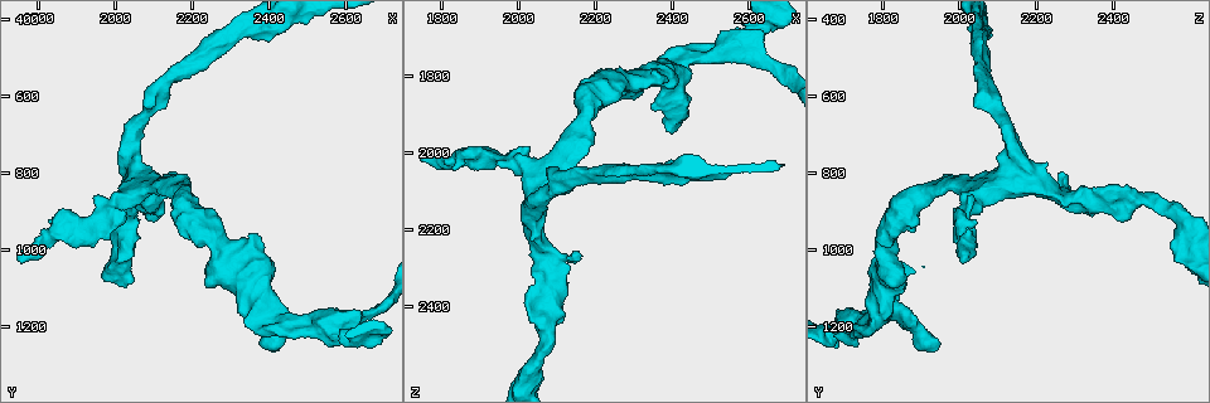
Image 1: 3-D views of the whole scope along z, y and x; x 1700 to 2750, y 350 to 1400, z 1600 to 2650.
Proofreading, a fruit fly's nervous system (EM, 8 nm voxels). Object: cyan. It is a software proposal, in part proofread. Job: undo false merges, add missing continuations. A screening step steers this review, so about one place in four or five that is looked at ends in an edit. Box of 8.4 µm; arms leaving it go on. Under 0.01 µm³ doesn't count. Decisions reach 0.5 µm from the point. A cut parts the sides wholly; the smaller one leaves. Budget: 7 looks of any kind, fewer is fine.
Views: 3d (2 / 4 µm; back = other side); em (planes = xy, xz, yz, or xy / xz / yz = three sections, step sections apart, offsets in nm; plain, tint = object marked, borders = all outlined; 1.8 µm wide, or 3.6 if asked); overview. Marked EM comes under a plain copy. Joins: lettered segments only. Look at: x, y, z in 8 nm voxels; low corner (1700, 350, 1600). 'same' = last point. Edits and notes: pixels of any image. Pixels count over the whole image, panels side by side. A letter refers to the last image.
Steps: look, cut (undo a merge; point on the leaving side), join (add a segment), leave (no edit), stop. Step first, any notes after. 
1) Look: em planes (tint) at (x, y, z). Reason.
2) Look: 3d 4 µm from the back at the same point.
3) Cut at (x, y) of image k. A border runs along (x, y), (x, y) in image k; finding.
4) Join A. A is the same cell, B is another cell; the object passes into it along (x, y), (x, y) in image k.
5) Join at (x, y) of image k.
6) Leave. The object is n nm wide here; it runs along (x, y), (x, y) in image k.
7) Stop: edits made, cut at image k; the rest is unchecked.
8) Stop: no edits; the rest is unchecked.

Look: 3d 2 µm at (1860, 895, 1995). An open end.

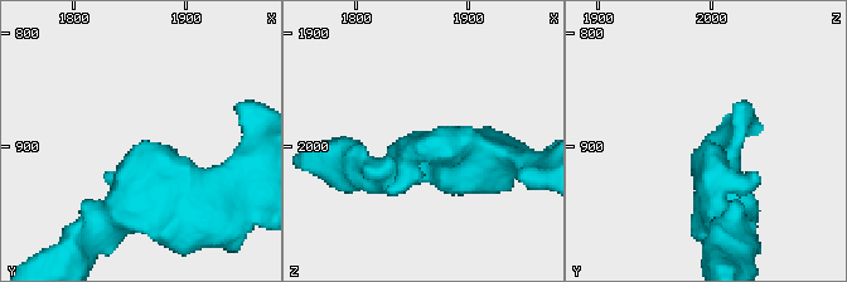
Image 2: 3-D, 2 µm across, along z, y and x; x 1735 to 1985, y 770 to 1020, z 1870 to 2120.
Look: em xz step 8 (borders) at (1856, 900, 1992). The arms are 220, 320 nm wide.

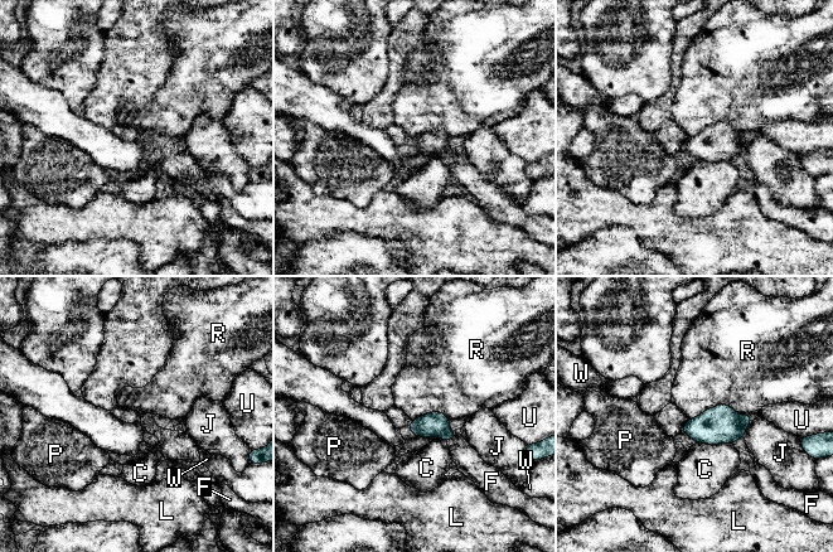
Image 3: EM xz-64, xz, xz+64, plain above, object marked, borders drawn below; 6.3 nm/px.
Look: em planes (borders) at the same point.

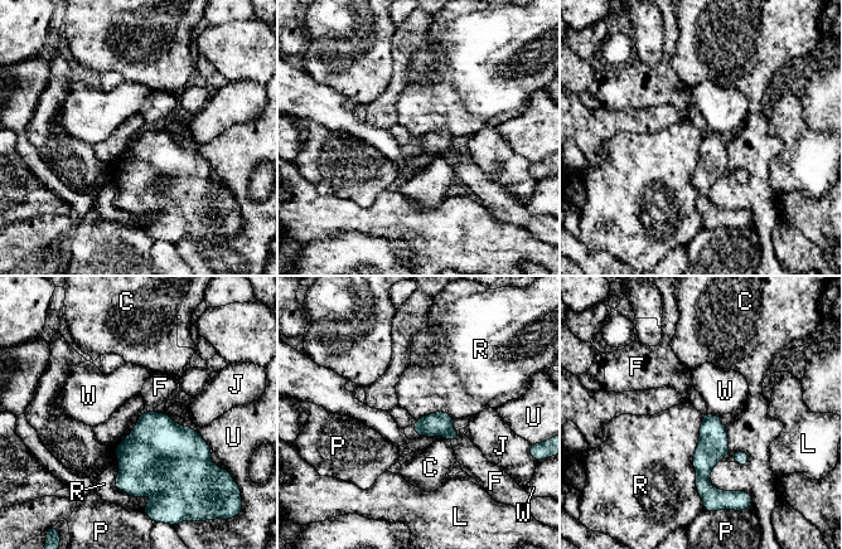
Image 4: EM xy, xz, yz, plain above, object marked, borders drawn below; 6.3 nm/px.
Leave. The longest contact is with R, 420 nm; C, F, J, L, P, R, U and W are other cells; no lettered segment goes on from it.

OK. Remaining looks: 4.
Look: 3d 2 µm at (2575, 1190, 1705). Arms part here.

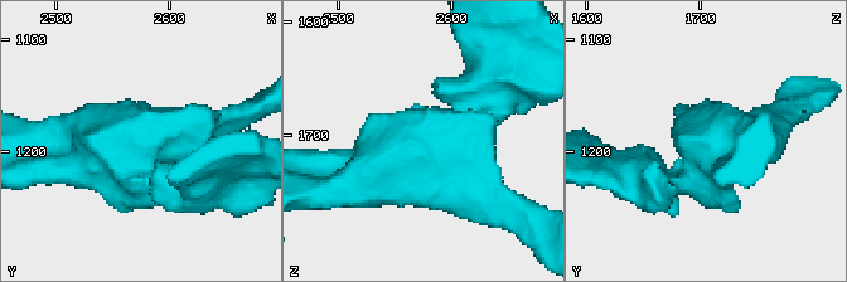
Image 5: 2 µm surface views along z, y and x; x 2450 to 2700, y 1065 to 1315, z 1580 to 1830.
Look: em planes (borders) at (2574, 1188, 1710). 3 arms meet here; the arms are 170, 260, 280 nm wide.

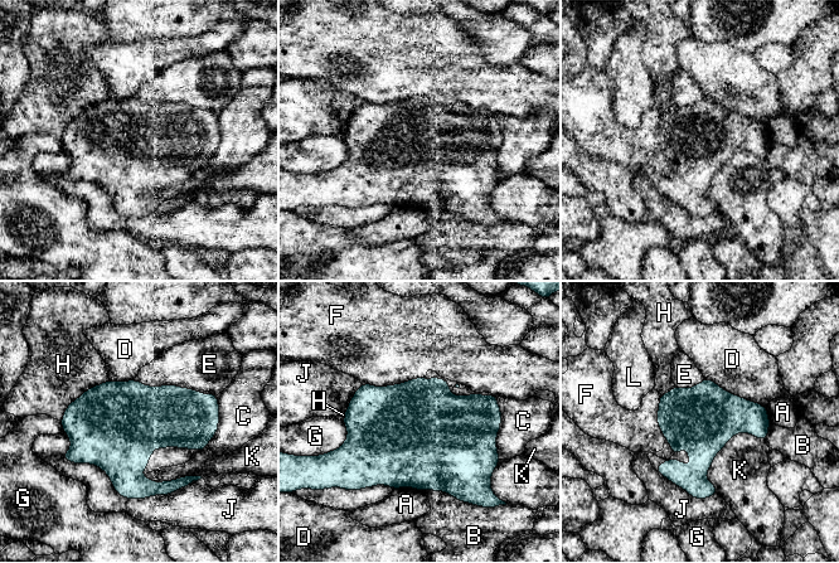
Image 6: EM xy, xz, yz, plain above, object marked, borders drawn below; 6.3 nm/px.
Leave. A, B, C, D, E, F, G, H, J, K and L are other cells; a border runs along (765, 440), (727, 442), (717, 493) in image 6; all the same neuron.

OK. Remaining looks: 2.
Look: 3d 4 µm at (2335, 435, 2055).

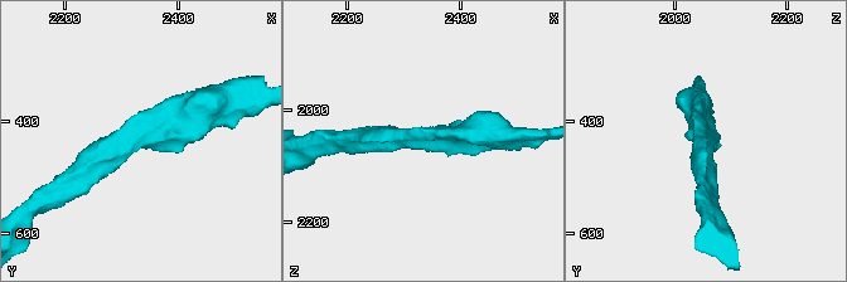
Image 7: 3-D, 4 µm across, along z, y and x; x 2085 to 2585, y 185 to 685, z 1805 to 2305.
Look: em 3.6 µm planes (borders) at (2340, 430, 2050). Shape alone is not enough.

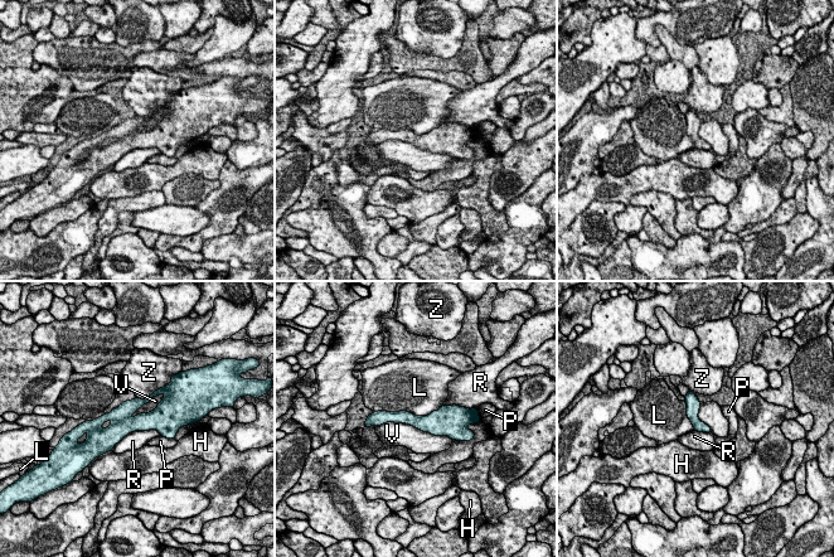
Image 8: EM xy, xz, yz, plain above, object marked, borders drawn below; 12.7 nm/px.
Leave. The object is 160 nm wide here; H, L, P, R, V and Z are other cells; it runs along (379, 421), (452, 424) in image 8; all the same neuron.

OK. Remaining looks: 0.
Stop: no edits; the rest is unchecked.

